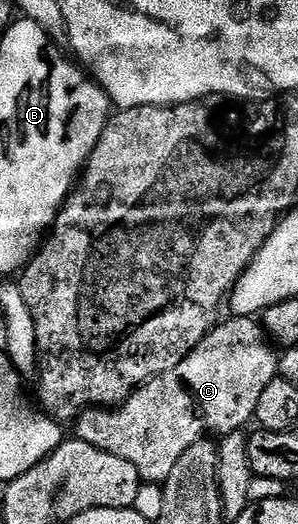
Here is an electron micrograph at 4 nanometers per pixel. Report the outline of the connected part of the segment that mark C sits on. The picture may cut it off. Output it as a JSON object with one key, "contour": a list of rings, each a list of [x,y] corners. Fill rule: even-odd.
{"contour":[[[235,315],[229,318],[229,321],[221,320],[206,339],[202,339],[202,343],[198,343],[198,347],[194,347],[182,363],[178,363],[178,367],[152,377],[121,405],[84,410],[74,422],[75,436],[90,443],[90,447],[98,447],[98,451],[106,451],[110,455],[118,455],[118,459],[134,463],[141,482],[162,483],[170,471],[174,471],[178,459],[182,459],[194,443],[205,440],[206,435],[225,435],[243,430],[244,424],[256,416],[262,391],[266,391],[266,387],[278,376],[278,353],[259,320]]]}

